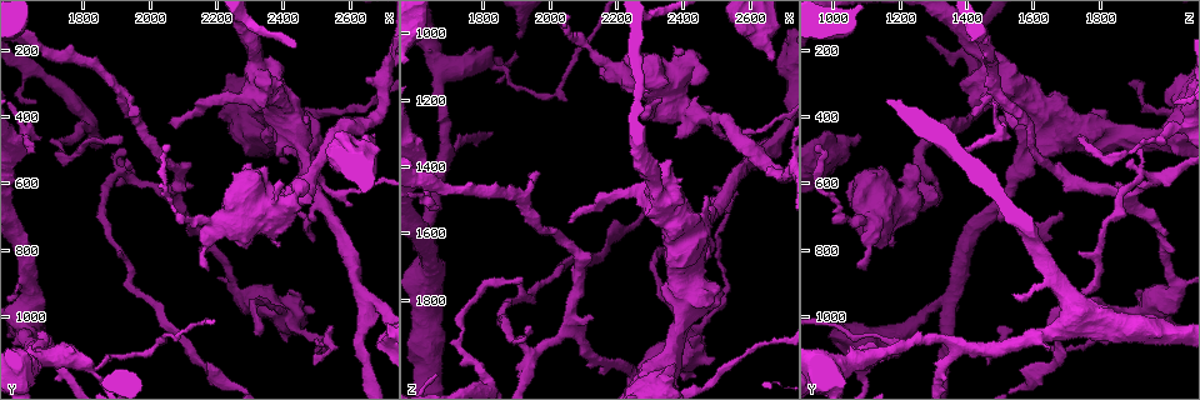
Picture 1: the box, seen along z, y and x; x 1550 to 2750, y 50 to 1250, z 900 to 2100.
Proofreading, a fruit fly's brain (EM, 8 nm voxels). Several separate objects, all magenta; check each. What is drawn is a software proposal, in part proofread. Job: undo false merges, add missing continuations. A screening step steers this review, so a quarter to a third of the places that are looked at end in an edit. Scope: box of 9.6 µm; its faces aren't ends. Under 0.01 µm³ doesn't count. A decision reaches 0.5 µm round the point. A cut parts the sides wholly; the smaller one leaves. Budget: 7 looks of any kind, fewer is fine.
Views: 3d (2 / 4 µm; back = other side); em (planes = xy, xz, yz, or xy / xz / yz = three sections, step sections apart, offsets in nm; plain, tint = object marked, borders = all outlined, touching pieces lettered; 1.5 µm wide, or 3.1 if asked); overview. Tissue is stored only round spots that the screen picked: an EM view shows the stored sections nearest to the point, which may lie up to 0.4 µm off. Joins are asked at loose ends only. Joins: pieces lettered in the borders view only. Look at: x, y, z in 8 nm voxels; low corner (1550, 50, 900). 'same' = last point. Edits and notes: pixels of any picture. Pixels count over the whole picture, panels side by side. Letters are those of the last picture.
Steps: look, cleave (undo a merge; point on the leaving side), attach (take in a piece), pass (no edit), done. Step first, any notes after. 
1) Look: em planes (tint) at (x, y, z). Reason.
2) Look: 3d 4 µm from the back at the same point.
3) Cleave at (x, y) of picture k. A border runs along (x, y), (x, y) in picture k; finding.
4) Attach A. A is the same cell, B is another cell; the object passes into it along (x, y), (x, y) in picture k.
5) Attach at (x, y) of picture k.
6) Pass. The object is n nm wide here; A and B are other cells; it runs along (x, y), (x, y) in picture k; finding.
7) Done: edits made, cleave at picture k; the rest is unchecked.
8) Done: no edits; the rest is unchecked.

Look: em planes (borders) at (1680, 470, 1520). Branch stops here.

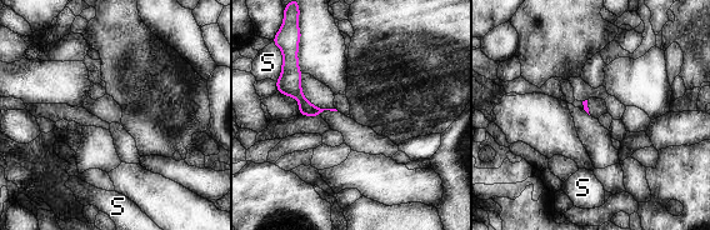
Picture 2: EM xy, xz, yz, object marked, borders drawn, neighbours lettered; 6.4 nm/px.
Pass. S is another cell; no lettered piece goes on from it.

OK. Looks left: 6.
Look: em xz step 8 (tint) at (1790, 450, 2000). Sharp bend.

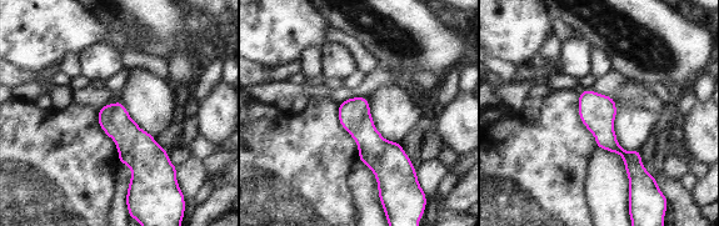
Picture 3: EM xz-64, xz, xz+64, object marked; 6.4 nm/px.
Look: em planes (borders) at the same point.

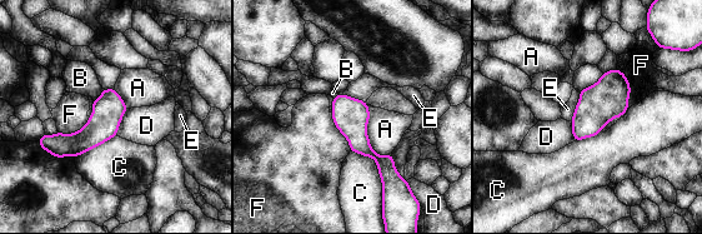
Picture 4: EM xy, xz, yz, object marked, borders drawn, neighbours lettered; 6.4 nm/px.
Pass. The object is 200 nm wide here; A, B, C, D, E and F are other cells; a border runs along (128, 109), (116, 135) in picture 4; one cell here.

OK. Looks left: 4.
Look: em yz step 8 (tint) at (2330, 1040, 1660). End of a long branch.

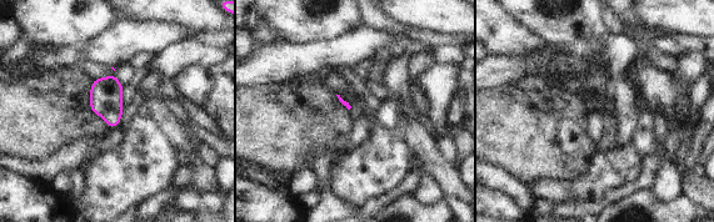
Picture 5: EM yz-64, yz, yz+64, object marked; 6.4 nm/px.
Look: em planes (borders) at the same point.

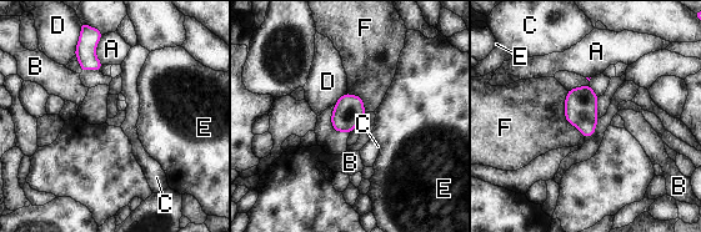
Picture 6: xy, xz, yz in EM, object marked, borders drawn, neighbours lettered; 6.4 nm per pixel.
Pass. The object is 200 nm wide here; A, B, C, D, E and F are other cells; none of them fits.

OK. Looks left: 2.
Done: no edits; the rest is unchecked.

